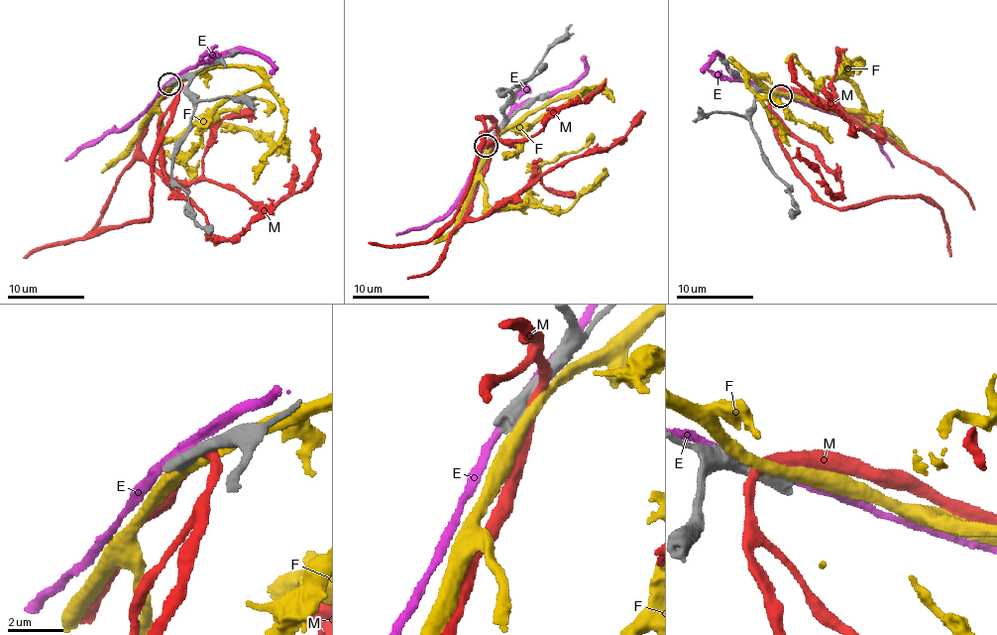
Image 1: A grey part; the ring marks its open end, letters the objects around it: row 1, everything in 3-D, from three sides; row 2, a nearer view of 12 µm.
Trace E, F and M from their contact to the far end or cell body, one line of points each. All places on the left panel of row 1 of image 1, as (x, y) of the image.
E: (169, 81), (133, 123), (91, 139), (64, 161)
F: (173, 83), (218, 65), (252, 68), (264, 79), (221, 102), (197, 148), (180, 150), (185, 137)
M: (180, 79), (160, 102), (141, 150), (175, 179), (226, 186), (272, 206), (301, 189), (313, 170), (314, 127)

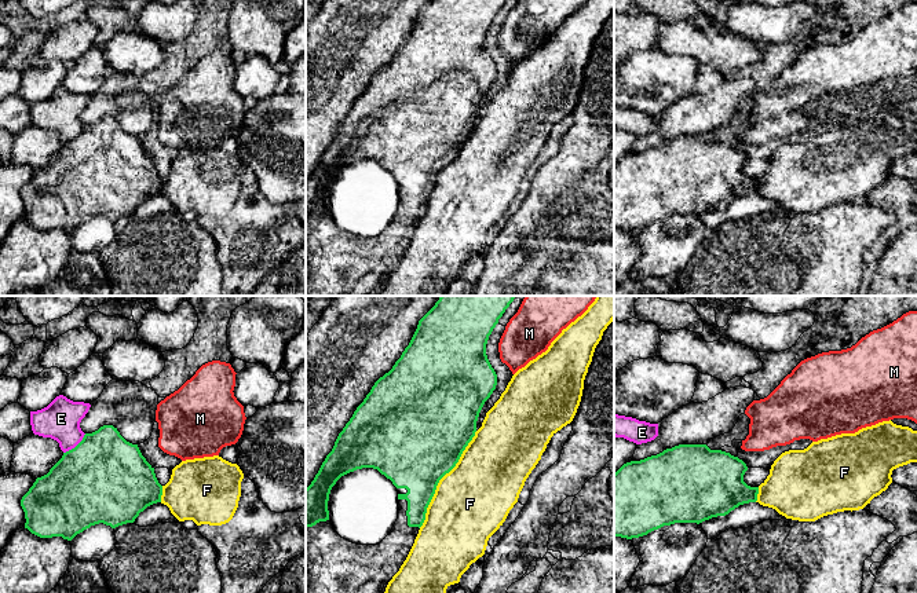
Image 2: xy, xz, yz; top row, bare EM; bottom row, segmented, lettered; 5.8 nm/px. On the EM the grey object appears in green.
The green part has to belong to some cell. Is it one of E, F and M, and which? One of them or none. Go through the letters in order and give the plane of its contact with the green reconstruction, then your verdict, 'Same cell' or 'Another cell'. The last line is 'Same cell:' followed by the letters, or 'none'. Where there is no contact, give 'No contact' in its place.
E: Touches green in xy. Another cell
F: Touches green in xz. Another cell
M: No contact. Another cell
Same cell: none

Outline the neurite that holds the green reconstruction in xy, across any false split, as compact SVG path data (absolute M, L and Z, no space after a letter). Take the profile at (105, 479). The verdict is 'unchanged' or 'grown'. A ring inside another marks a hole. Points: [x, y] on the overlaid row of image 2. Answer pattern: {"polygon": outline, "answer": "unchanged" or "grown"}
{"polygon": "M103 425L83 440L22 497L25 528L40 538L62 537L72 541L91 526L103 523L116 528L134 523L147 506L161 502L162 486L154 468L142 455L138 444L127 442L117 428Z", "answer": "unchanged"}

